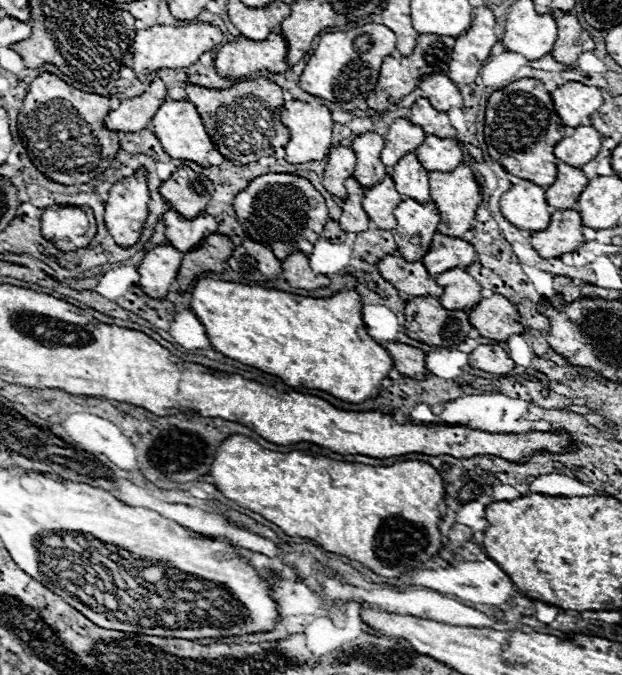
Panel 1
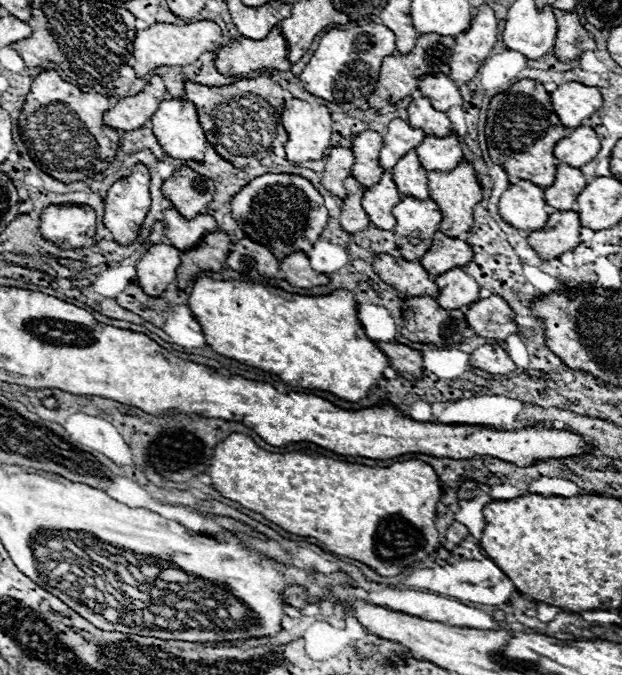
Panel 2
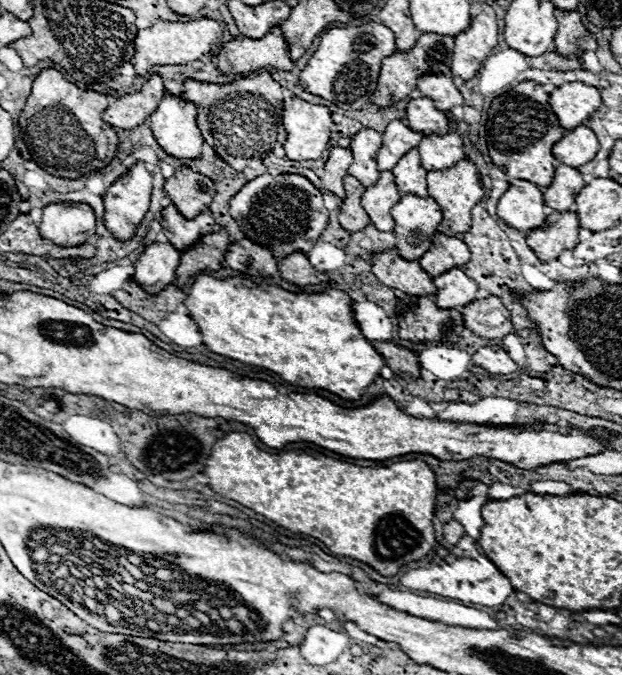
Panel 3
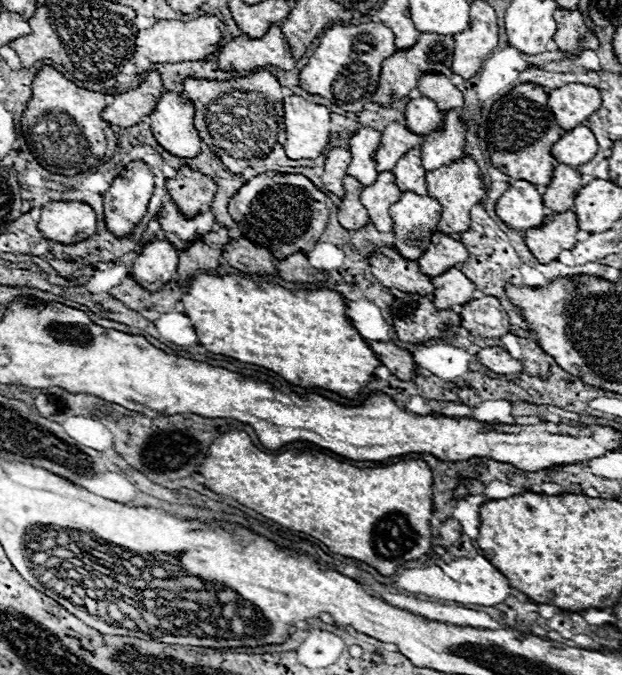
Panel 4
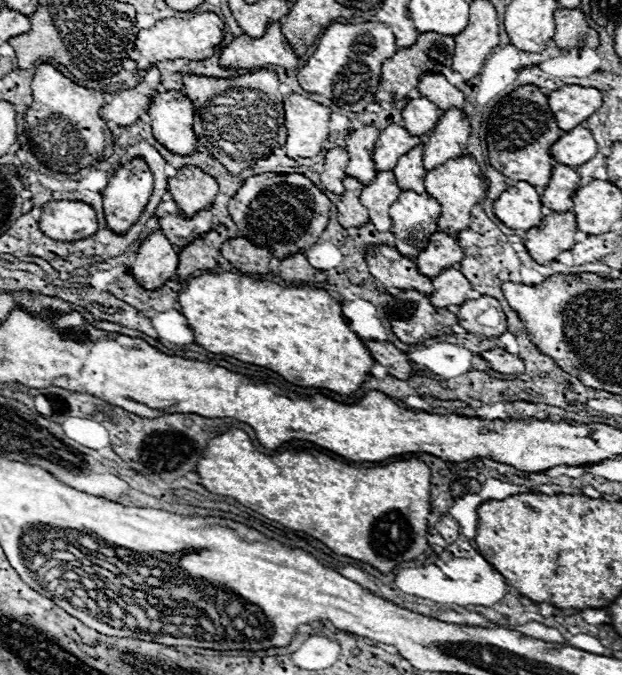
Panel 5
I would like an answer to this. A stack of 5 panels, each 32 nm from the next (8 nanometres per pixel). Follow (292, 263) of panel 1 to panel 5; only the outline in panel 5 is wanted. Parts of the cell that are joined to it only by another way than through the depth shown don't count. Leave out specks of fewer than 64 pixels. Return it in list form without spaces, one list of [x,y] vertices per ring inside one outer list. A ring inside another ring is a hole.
[[[302,252],[286,256],[276,272],[284,280],[302,280],[302,282],[324,282],[326,274],[312,268]]]

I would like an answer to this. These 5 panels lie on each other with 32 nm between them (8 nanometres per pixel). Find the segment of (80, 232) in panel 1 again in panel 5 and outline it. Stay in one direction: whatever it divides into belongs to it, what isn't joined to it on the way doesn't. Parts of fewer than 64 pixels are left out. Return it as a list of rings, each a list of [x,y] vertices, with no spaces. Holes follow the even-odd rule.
[[[54,200],[42,206],[40,228],[52,240],[82,240],[98,230],[96,212],[78,200]]]

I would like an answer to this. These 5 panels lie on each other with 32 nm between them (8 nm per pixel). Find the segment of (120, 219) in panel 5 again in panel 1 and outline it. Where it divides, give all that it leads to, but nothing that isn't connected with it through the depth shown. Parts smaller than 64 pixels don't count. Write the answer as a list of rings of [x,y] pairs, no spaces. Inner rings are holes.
[[[140,168],[132,176],[116,182],[106,204],[106,228],[112,234],[114,242],[120,246],[132,246],[142,234],[142,226],[148,216],[148,180],[146,170]]]

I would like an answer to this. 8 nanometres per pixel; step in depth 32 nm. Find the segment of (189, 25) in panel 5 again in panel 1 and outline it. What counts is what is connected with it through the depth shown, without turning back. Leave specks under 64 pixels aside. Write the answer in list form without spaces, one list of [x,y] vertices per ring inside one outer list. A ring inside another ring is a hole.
[[[196,22],[196,24],[186,24],[186,26],[156,24],[148,30],[136,32],[132,70],[142,80],[160,68],[186,68],[186,66],[194,64],[204,52],[210,52],[212,48],[220,46],[220,42],[222,42],[222,32],[218,26],[214,26],[210,22]]]

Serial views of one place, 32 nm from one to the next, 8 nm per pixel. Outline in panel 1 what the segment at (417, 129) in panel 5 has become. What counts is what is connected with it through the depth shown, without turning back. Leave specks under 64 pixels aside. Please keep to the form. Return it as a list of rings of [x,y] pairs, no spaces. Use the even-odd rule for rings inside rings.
[[[418,98],[410,108],[410,120],[412,124],[420,124],[424,132],[440,136],[440,138],[458,138],[456,128],[452,128],[446,112],[438,112],[432,108],[432,104],[426,98]]]

